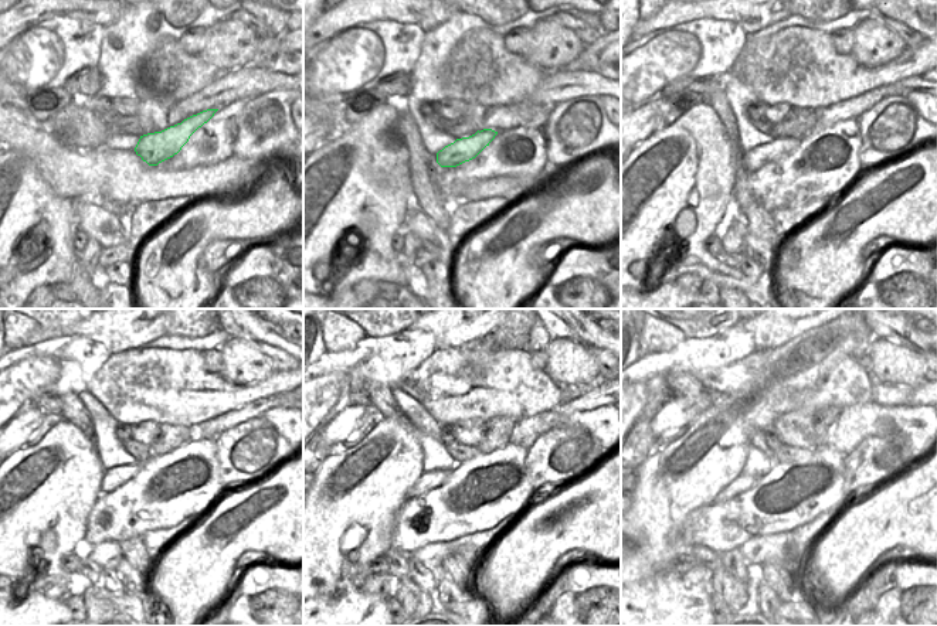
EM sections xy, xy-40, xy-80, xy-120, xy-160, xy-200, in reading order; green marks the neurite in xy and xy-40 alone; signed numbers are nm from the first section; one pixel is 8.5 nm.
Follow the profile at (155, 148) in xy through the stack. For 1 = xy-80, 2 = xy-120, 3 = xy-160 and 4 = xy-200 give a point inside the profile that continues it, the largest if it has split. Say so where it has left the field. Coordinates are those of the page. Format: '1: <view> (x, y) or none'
1: xy-80 (754, 159)
2: xy-120 (115, 477)
3: xy-160 (428, 480)
4: xy-200 (743, 483)

